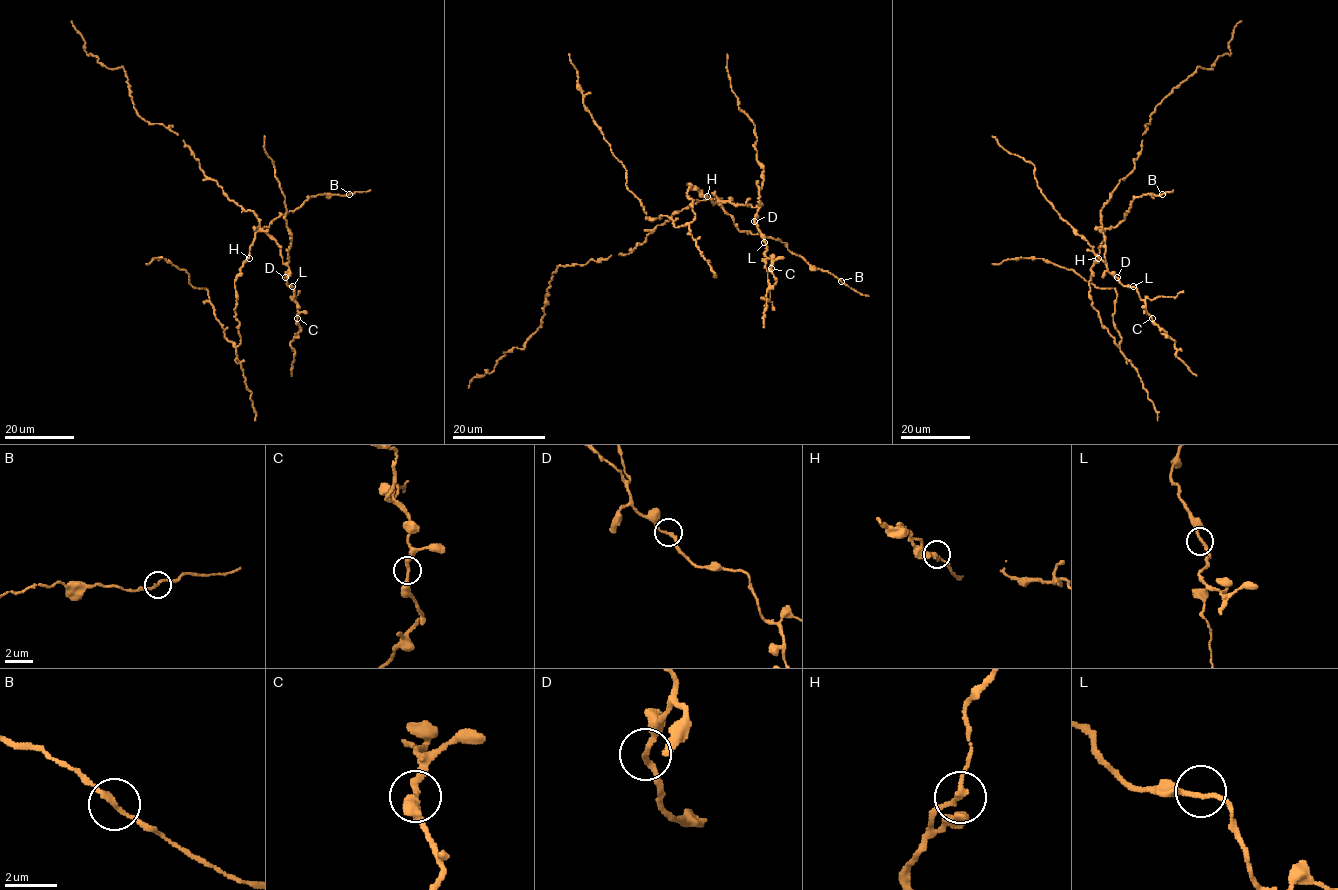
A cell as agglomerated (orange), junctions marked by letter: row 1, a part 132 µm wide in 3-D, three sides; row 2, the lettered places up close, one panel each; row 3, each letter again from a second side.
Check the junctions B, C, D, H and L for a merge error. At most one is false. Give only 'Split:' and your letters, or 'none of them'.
Split: none of them

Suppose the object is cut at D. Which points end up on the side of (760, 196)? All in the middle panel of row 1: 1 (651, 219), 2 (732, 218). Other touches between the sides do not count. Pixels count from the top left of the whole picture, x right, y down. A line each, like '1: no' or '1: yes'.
1: no
2: no

